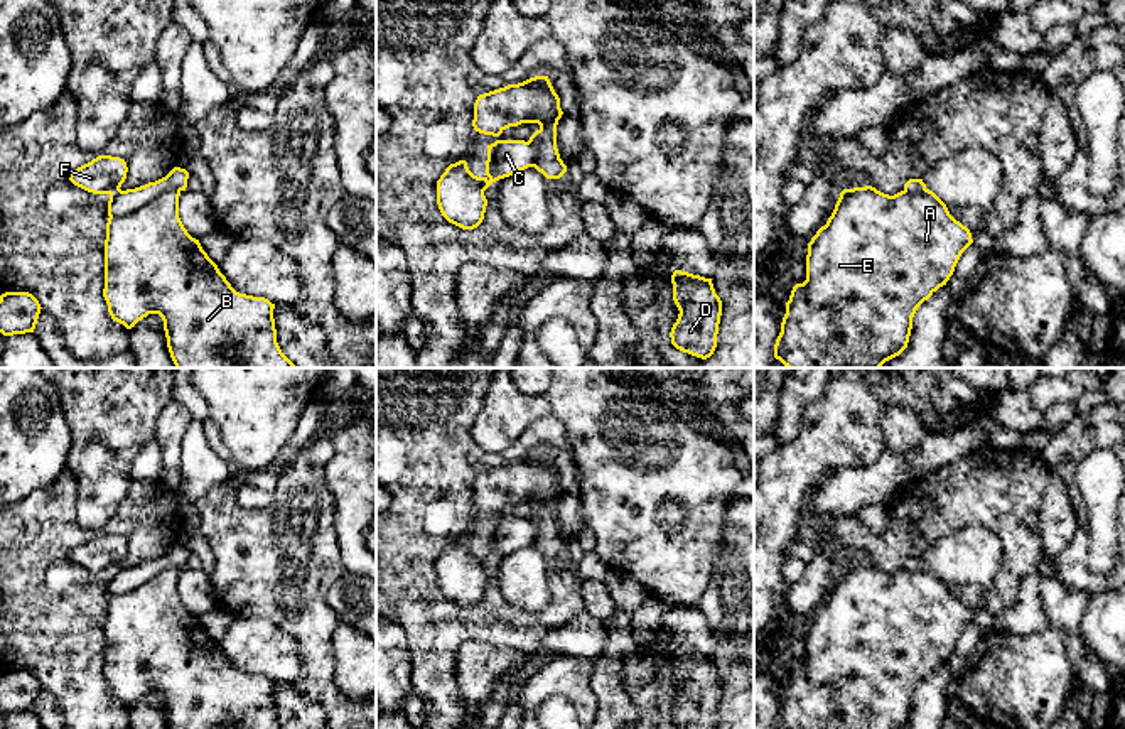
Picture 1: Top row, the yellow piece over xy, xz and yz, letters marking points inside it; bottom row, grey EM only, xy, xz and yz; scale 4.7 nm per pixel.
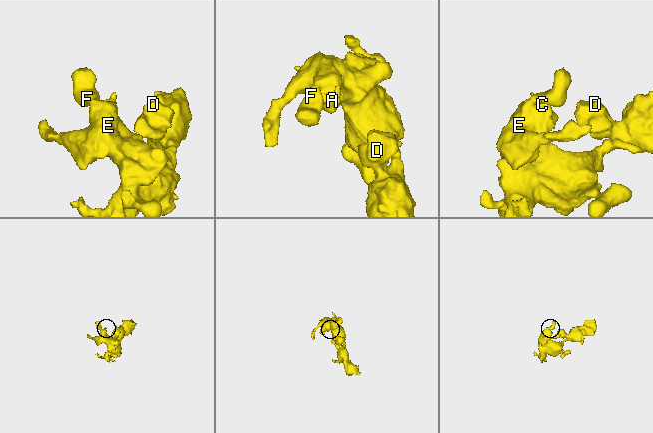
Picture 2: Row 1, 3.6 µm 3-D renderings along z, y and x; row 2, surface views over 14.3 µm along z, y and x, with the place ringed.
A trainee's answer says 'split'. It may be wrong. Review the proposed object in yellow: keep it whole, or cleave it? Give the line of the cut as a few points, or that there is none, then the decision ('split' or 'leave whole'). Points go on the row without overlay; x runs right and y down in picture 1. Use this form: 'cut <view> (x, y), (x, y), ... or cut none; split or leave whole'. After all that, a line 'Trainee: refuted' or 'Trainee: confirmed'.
cut xy (179, 567), (166, 567), (129, 591), (110, 594); split
Trainee: confirmed

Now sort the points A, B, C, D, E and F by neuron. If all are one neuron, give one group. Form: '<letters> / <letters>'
A B D E F / C

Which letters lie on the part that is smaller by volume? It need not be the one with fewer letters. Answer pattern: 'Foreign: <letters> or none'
Foreign: C

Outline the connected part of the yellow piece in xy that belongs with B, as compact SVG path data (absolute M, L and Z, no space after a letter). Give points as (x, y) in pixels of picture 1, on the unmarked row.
M170 567L125 594L110 594L103 675L113 699L132 707L148 692L164 699L169 729L282 729L275 682L236 670L179 596L180 569Z

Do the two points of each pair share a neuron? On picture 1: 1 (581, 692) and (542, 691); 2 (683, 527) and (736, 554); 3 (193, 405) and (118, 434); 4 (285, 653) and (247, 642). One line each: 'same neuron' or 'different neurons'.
1: same neuron
2: different neurons
3: different neurons
4: same neuron

